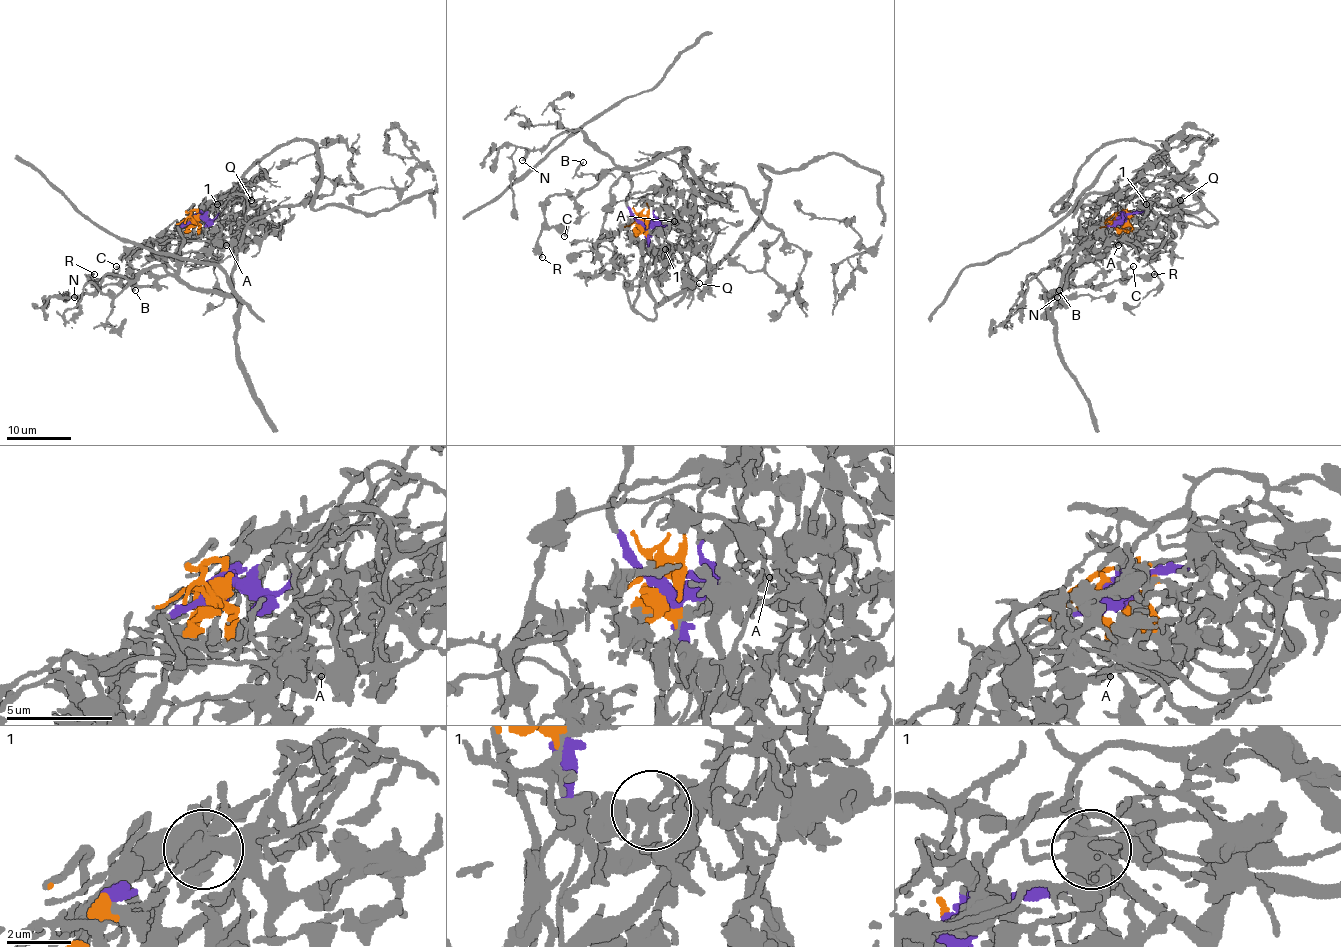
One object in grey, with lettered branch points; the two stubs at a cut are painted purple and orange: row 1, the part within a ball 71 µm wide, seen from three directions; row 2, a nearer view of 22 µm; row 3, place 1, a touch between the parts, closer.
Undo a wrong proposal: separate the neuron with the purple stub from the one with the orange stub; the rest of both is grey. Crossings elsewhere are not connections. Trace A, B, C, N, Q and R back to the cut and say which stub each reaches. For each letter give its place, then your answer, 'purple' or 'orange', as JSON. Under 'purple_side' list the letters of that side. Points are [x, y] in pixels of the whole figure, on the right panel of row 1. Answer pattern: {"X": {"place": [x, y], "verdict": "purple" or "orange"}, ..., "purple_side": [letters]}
{"A": {"place": [1118, 245], "verdict": "orange"}, "B": {"place": [1059, 290], "verdict": "purple"}, "C": {"place": [1133, 266], "verdict": "purple"}, "N": {"place": [1057, 297], "verdict": "purple"}, "Q": {"place": [1180, 200], "verdict": "orange"}, "R": {"place": [1154, 274], "verdict": "purple"}, "purple_side": ["B", "C", "N", "R"]}

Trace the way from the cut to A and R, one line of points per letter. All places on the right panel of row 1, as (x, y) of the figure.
A: (1120, 218), (1136, 239), (1148, 221), (1146, 203), (1140, 197), (1123, 197), (1102, 219), (1102, 239), (1119, 245)
R: (1120, 218), (1096, 227), (1078, 244), (1065, 276), (1077, 286), (1094, 279), (1091, 284), (1096, 286), (1154, 274)

